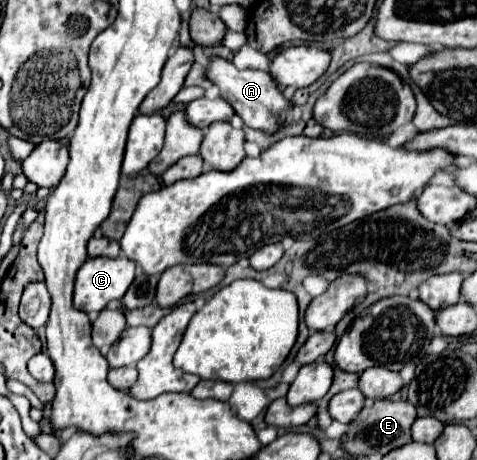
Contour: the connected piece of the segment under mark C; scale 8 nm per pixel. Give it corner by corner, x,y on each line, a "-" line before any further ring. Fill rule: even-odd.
127,257
87,259
75,279
73,305
79,311
101,311
113,299
121,299
135,279
135,263

